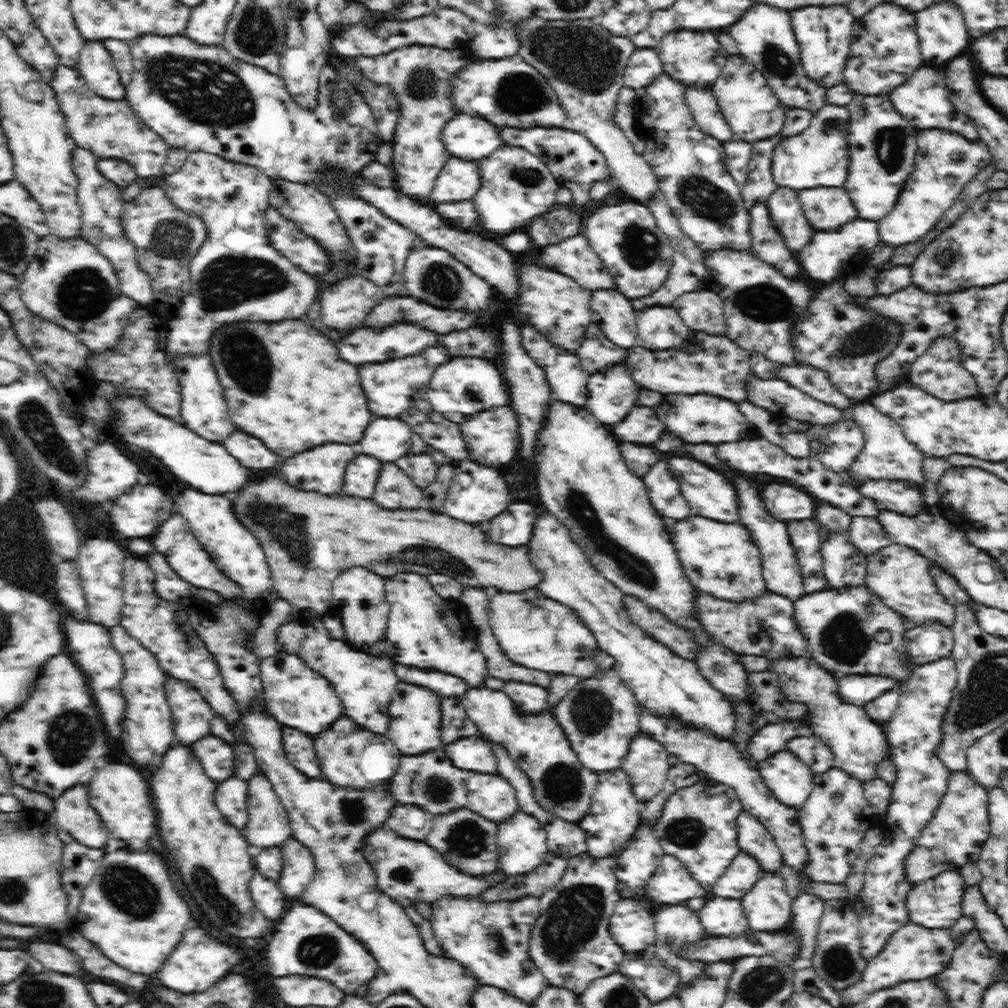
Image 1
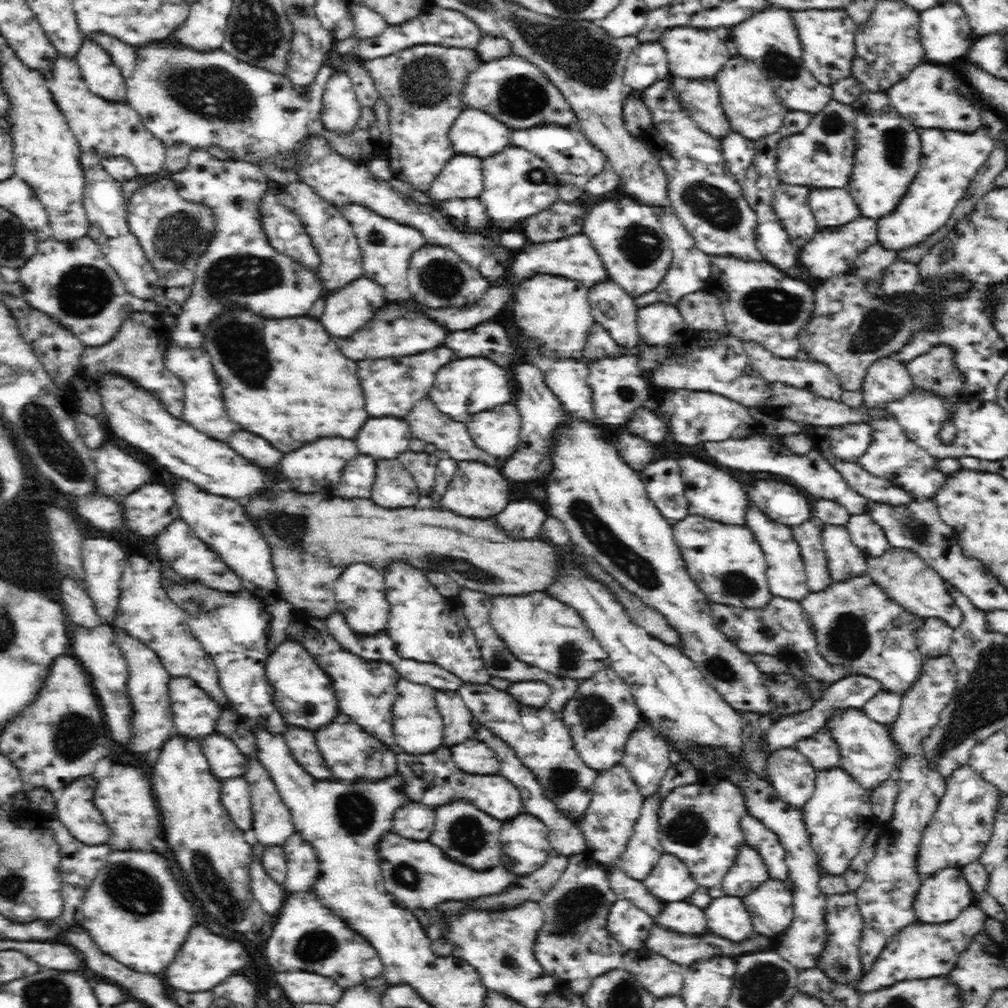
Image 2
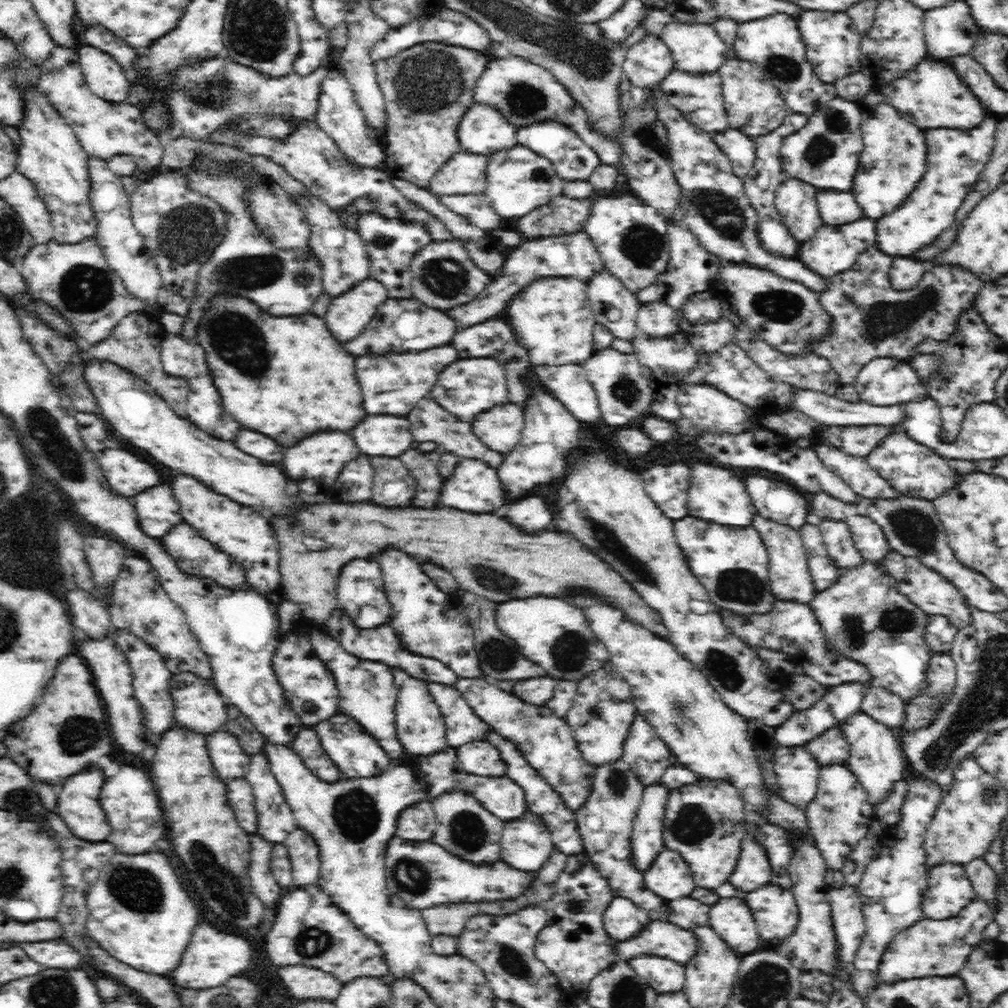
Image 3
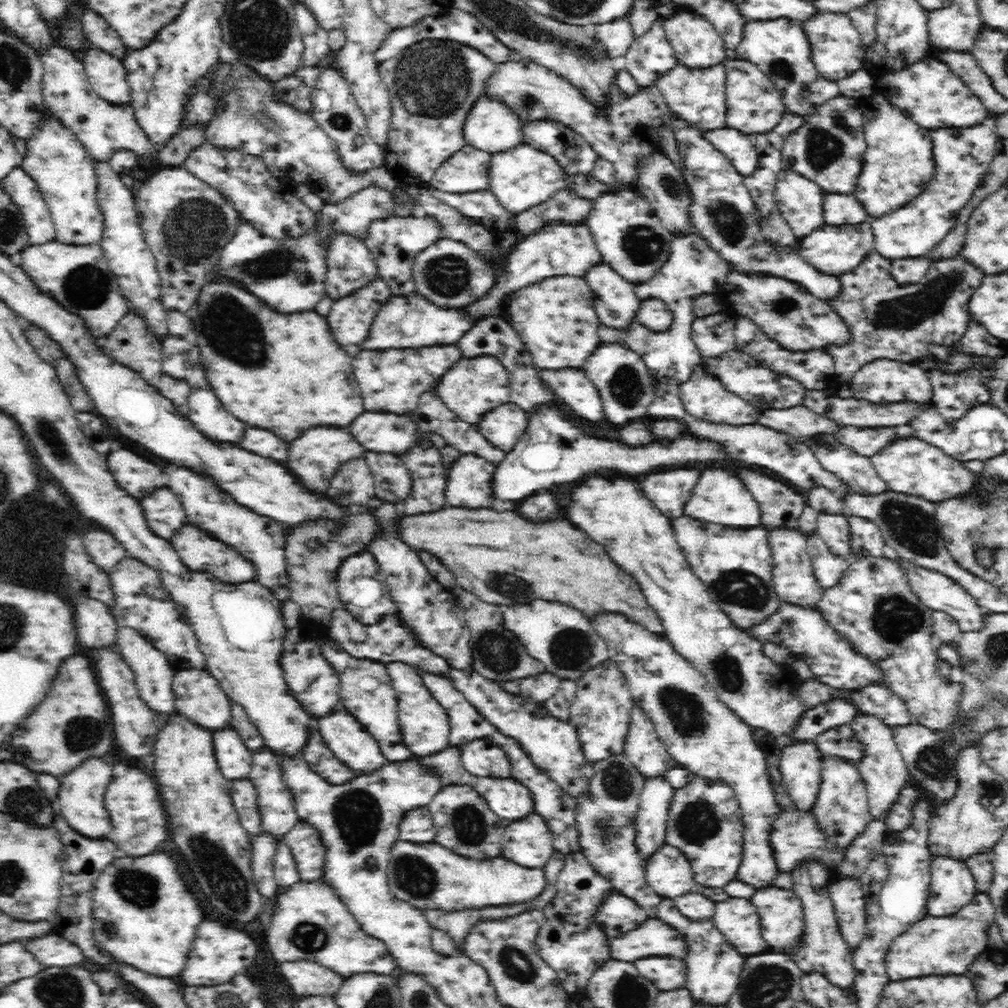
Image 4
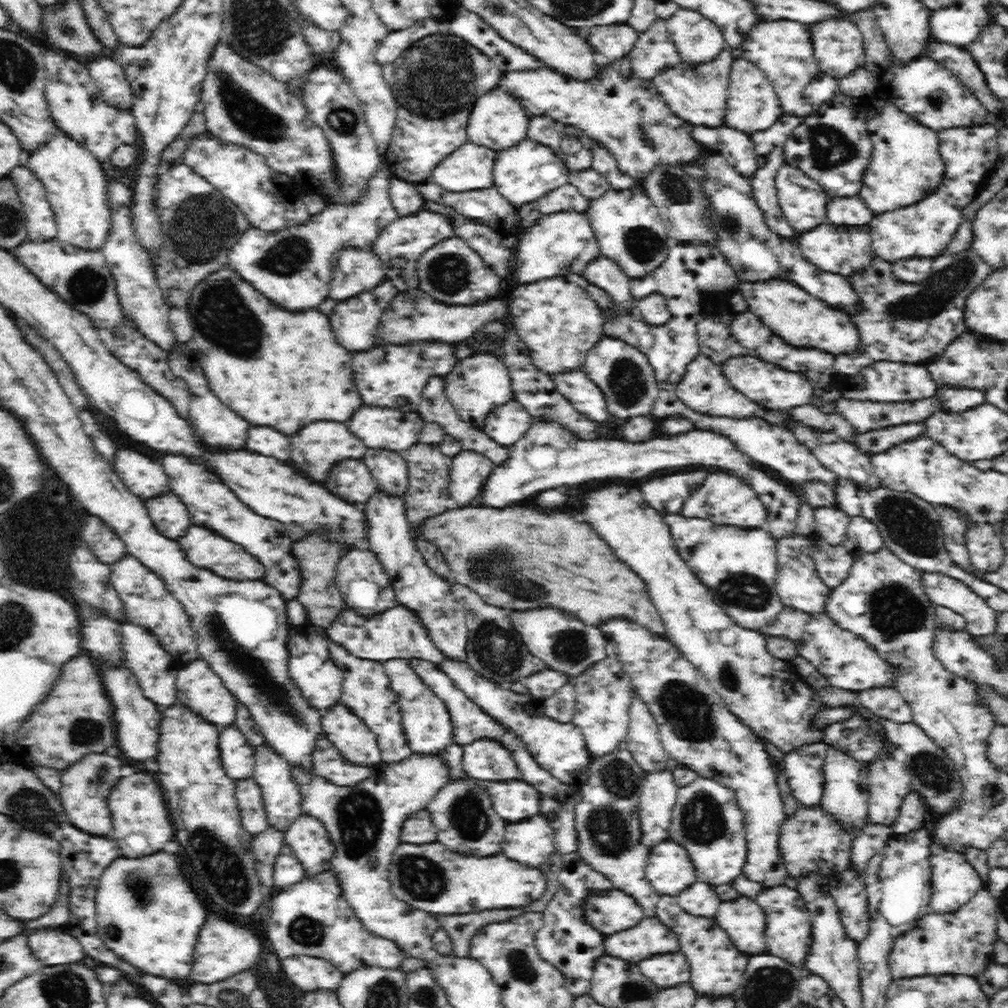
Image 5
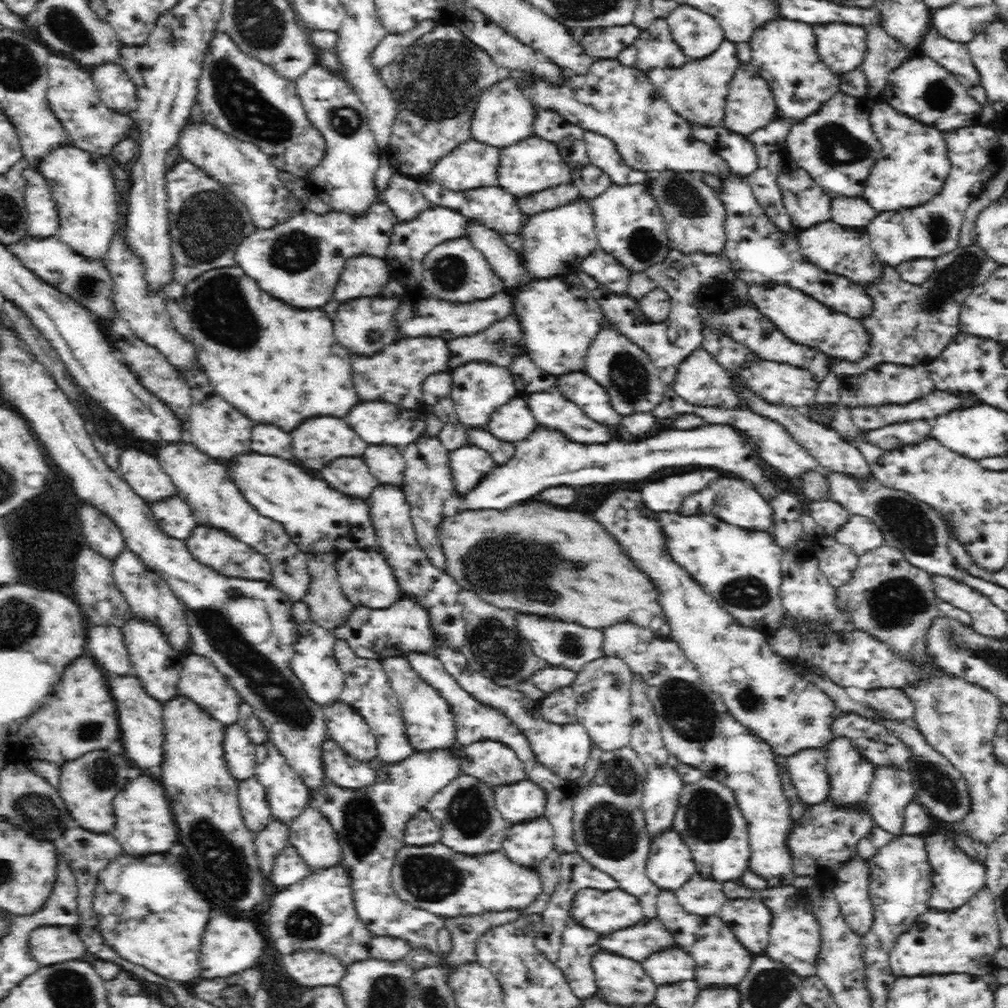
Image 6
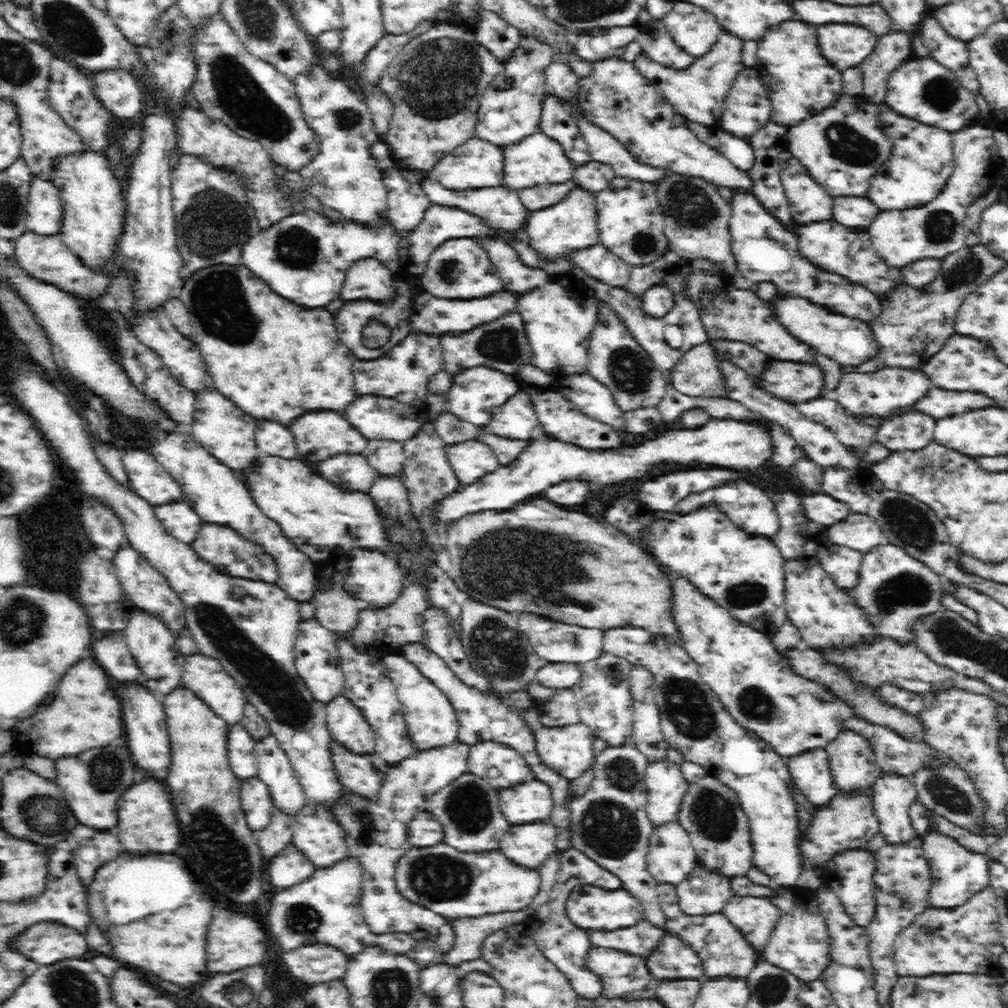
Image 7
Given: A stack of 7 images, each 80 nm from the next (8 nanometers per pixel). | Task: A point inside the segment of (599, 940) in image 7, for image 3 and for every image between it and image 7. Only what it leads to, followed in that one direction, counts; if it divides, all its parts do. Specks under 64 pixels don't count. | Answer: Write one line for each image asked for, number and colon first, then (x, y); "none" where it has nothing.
3: (659, 938)
4: (652, 938)
5: (650, 936)
6: (638, 942)

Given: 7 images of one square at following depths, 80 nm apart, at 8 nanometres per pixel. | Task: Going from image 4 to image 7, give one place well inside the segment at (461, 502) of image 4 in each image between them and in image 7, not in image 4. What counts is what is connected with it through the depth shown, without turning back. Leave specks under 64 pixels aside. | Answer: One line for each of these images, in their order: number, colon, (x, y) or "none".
5: (469, 469)
6: (469, 463)
7: (471, 459)

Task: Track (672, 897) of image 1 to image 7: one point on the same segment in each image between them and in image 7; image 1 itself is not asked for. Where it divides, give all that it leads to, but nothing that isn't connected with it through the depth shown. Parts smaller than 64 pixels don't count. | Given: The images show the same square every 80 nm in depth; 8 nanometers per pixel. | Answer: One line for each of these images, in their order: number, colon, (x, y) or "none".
2: (670, 879)
3: (670, 876)
4: (668, 871)
5: (669, 868)
6: (670, 864)
7: (671, 857)

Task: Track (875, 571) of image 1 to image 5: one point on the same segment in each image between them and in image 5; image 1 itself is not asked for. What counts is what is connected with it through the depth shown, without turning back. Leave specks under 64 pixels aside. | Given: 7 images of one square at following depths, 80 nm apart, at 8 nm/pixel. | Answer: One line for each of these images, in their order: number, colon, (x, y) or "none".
2: (906, 576)
3: (937, 595)
4: (938, 592)
5: (981, 620)

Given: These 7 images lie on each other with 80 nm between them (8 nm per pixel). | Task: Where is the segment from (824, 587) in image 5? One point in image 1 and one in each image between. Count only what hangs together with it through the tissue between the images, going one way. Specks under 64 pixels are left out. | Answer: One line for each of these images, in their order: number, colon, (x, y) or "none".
1: (781, 569)
2: (787, 579)
3: (789, 574)
4: (795, 583)

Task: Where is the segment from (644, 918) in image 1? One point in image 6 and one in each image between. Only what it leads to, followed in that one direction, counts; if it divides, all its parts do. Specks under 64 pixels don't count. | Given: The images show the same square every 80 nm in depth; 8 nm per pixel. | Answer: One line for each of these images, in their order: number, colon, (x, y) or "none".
2: (628, 925)
3: (622, 918)
4: (617, 914)
5: (607, 912)
6: (602, 912)

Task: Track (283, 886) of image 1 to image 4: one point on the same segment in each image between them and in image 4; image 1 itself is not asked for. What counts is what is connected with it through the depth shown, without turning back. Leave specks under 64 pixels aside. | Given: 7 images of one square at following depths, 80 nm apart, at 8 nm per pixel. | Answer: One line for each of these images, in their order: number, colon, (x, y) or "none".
2: (302, 864)
3: (304, 853)
4: (306, 845)

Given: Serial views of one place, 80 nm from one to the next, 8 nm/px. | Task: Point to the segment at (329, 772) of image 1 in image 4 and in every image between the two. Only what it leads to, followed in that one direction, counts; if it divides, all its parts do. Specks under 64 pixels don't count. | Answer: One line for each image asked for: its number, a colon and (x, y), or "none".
2: (348, 749)
3: (358, 754)
4: (345, 735)

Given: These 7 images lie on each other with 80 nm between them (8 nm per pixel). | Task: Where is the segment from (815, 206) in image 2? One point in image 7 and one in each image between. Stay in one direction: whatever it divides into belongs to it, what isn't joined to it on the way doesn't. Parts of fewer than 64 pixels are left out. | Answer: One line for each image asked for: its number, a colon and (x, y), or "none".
3: (836, 208)
4: (838, 210)
5: (845, 211)
6: (847, 211)
7: (857, 212)

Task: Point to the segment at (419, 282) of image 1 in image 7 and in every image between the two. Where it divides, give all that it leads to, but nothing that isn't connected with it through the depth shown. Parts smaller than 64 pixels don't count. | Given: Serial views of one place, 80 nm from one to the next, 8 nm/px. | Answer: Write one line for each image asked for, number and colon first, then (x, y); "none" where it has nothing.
2: (438, 277)
3: (444, 276)
4: (450, 274)
5: (452, 272)
6: (456, 271)
7: (460, 267)

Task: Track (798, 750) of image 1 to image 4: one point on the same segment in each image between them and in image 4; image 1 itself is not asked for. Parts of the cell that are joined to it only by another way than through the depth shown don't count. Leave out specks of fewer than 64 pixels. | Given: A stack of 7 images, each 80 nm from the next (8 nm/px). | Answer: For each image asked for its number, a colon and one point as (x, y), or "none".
2: (824, 752)
3: (832, 747)
4: (841, 741)

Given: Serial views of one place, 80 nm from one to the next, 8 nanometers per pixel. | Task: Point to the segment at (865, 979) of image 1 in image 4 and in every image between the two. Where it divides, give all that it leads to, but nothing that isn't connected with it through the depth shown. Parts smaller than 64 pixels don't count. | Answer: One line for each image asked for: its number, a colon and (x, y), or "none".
2: (922, 950)
3: (931, 947)
4: (950, 944)

